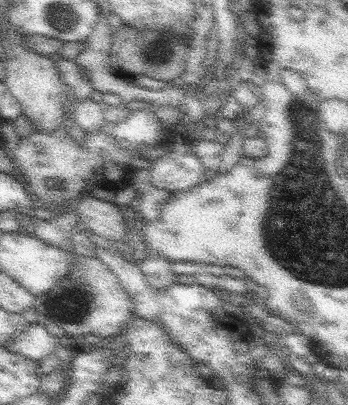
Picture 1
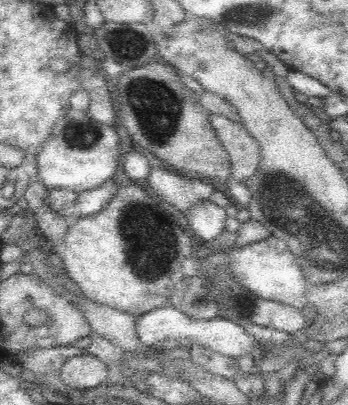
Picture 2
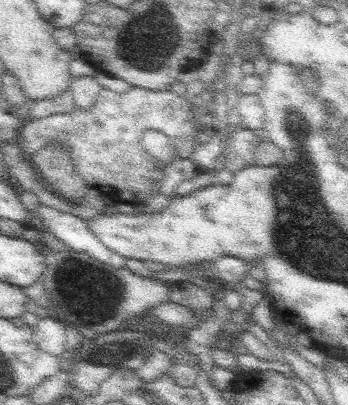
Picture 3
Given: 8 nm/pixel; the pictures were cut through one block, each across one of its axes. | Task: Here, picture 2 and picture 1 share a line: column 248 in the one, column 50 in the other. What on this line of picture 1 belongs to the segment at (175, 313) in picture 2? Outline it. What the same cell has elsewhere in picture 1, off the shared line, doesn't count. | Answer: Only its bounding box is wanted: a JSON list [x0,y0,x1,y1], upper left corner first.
[9,324,59,362]

